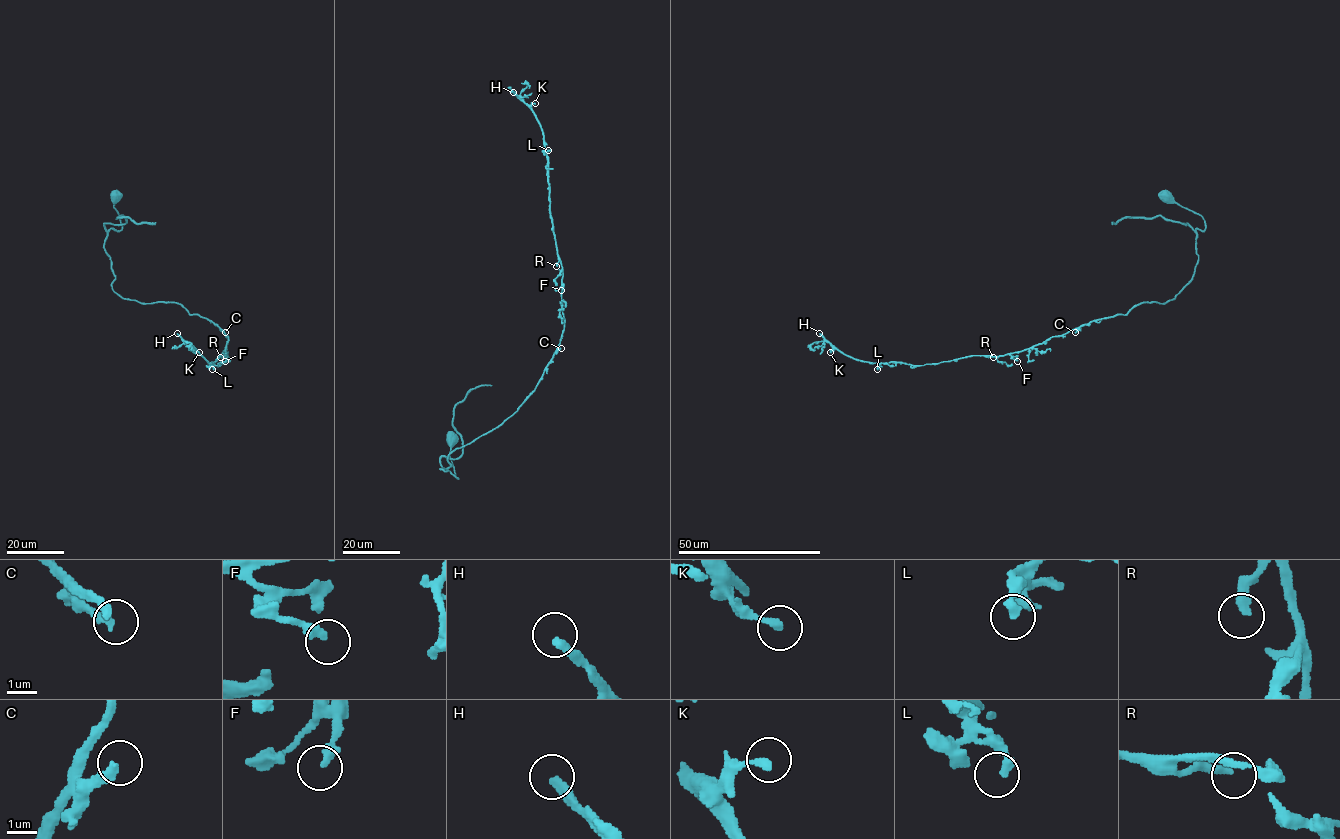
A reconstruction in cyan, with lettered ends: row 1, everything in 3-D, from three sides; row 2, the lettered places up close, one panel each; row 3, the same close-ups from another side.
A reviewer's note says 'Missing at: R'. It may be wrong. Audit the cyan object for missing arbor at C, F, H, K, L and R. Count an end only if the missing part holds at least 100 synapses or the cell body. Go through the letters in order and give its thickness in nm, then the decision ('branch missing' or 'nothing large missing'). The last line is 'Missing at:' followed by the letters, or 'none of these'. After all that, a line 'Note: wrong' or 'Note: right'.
C: 280 nm thick; nothing large missing
F: 320 nm thick; nothing large missing
H: 300 nm thick; branch missing
K: 220 nm thick; nothing large missing
L: 300 nm thick; nothing large missing
R: 280 nm thick; nothing large missing
Missing at: H
Note: wrong

